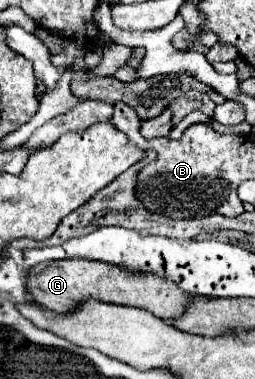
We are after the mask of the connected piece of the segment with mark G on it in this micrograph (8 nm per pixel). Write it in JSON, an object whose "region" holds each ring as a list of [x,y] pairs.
{"region":[[[66,258],[34,266],[28,274],[28,292],[40,306],[46,306],[58,314],[68,314],[86,300],[98,300],[122,306],[138,306],[164,320],[176,320],[176,316],[182,316],[188,304],[196,298],[194,294],[178,288],[178,284],[170,278],[150,272],[132,272],[114,264],[90,262],[82,258]]]}

